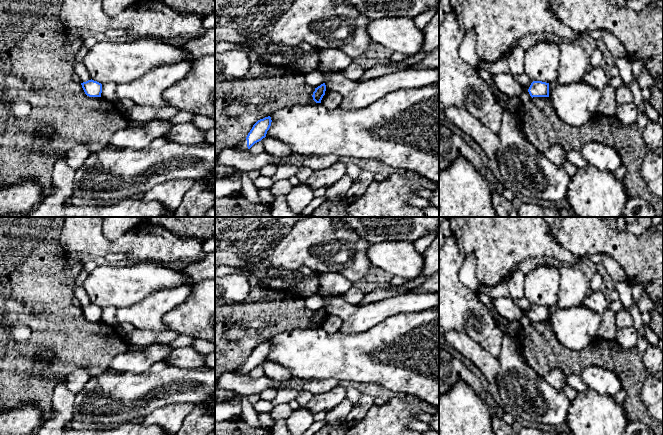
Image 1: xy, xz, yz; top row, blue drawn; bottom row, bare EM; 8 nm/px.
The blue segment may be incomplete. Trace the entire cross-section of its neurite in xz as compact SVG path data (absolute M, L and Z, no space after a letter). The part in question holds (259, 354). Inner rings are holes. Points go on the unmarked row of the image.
M265 341L263 343L258 344L248 357L247 361L236 371L238 374L248 374L255 367L261 365L266 361L267 355L271 350L271 341Z

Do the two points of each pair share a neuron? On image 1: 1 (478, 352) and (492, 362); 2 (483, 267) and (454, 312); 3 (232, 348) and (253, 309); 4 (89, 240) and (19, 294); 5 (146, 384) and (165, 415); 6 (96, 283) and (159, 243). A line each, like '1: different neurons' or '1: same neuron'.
1: same neuron
2: different neurons
3: same neuron
4: different neurons
5: different neurons
6: different neurons

